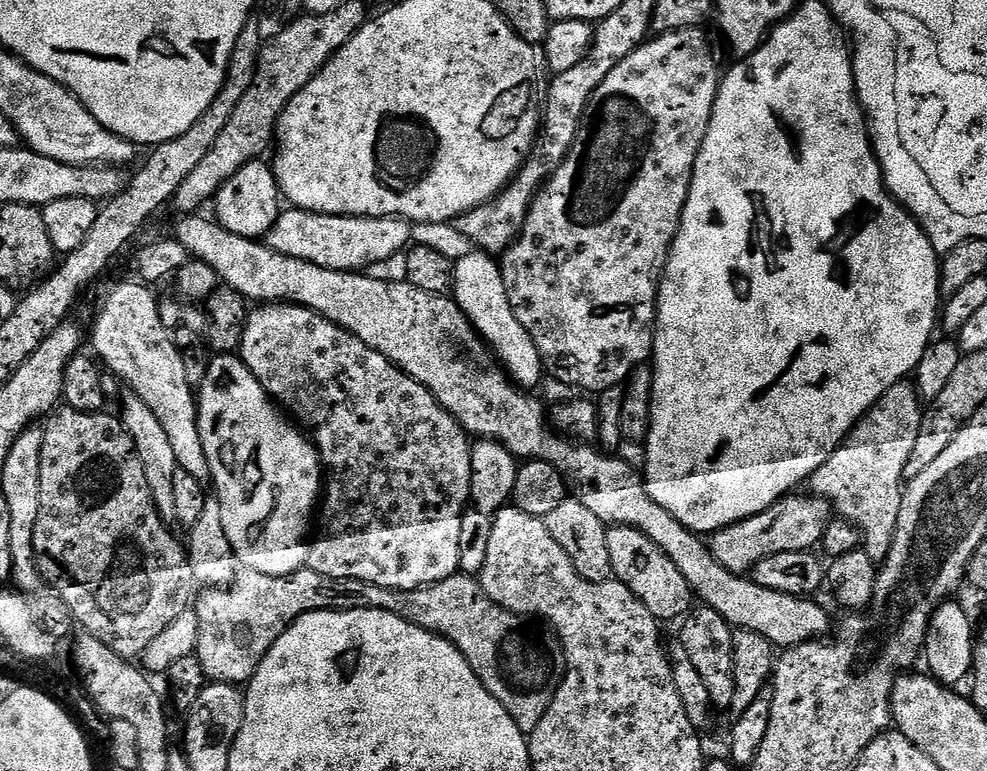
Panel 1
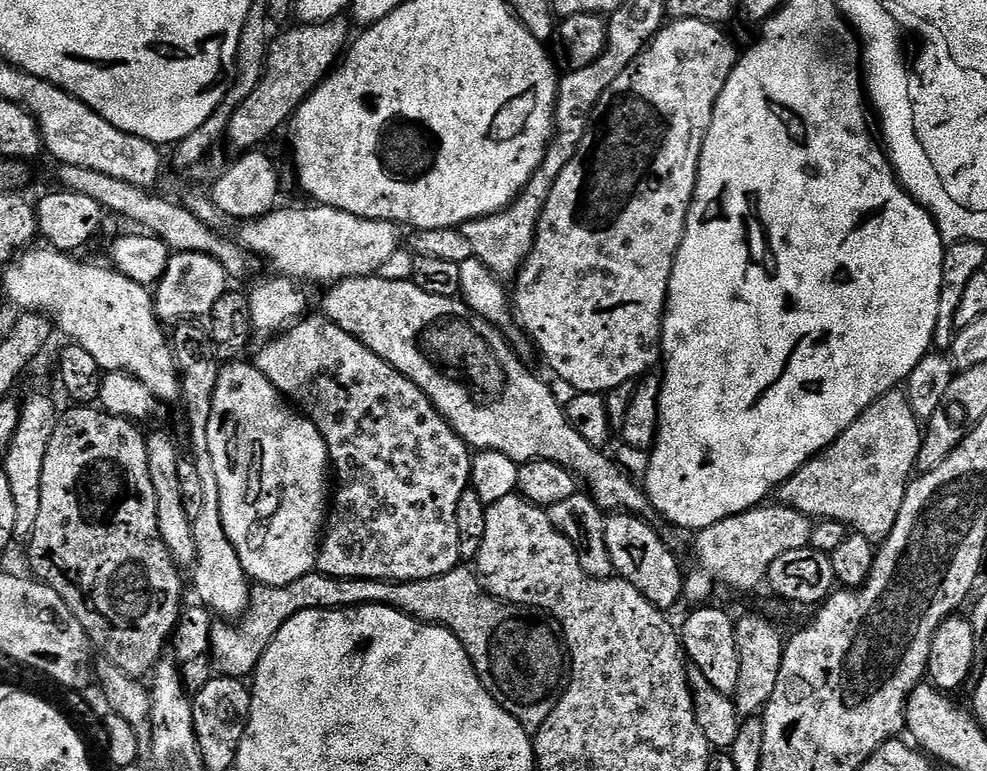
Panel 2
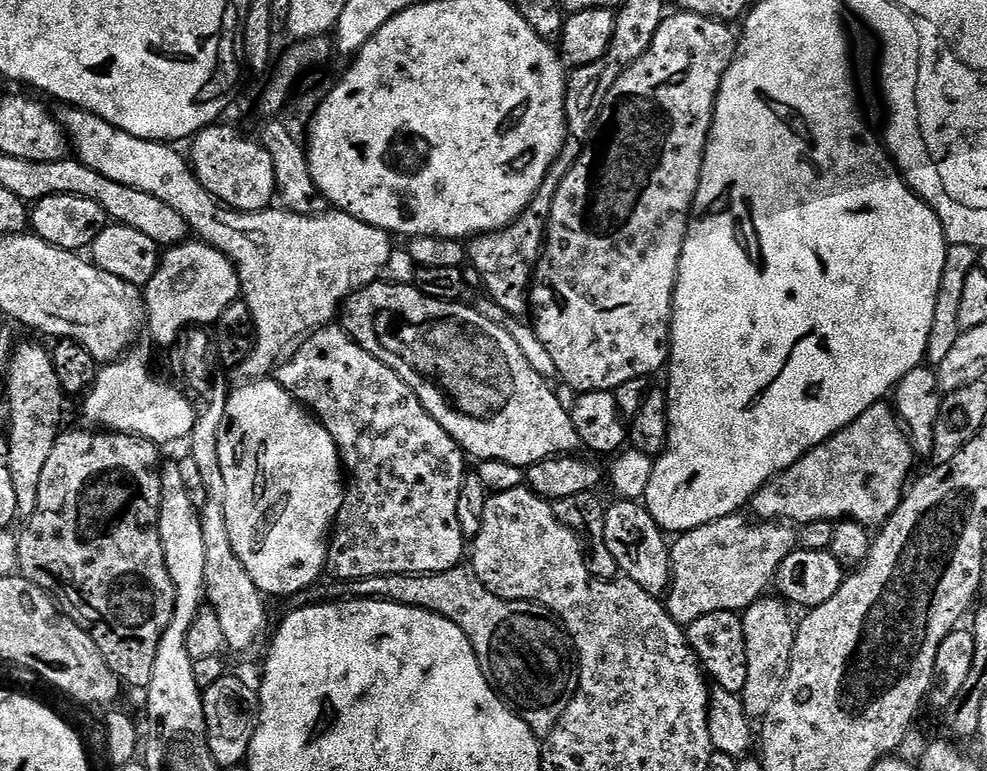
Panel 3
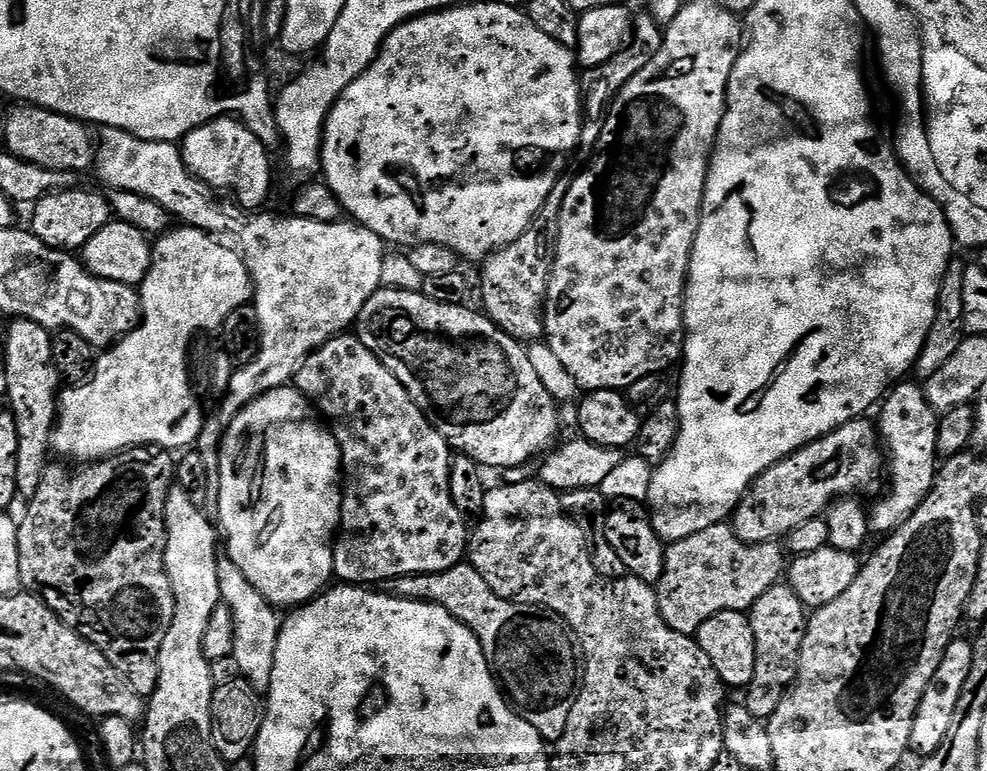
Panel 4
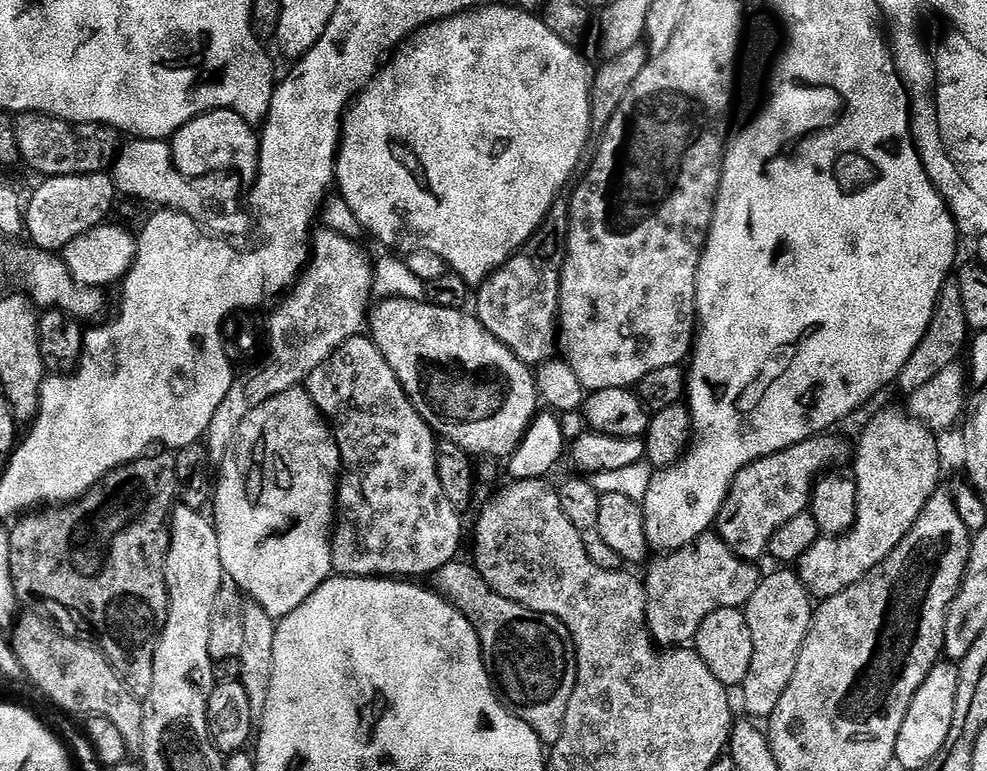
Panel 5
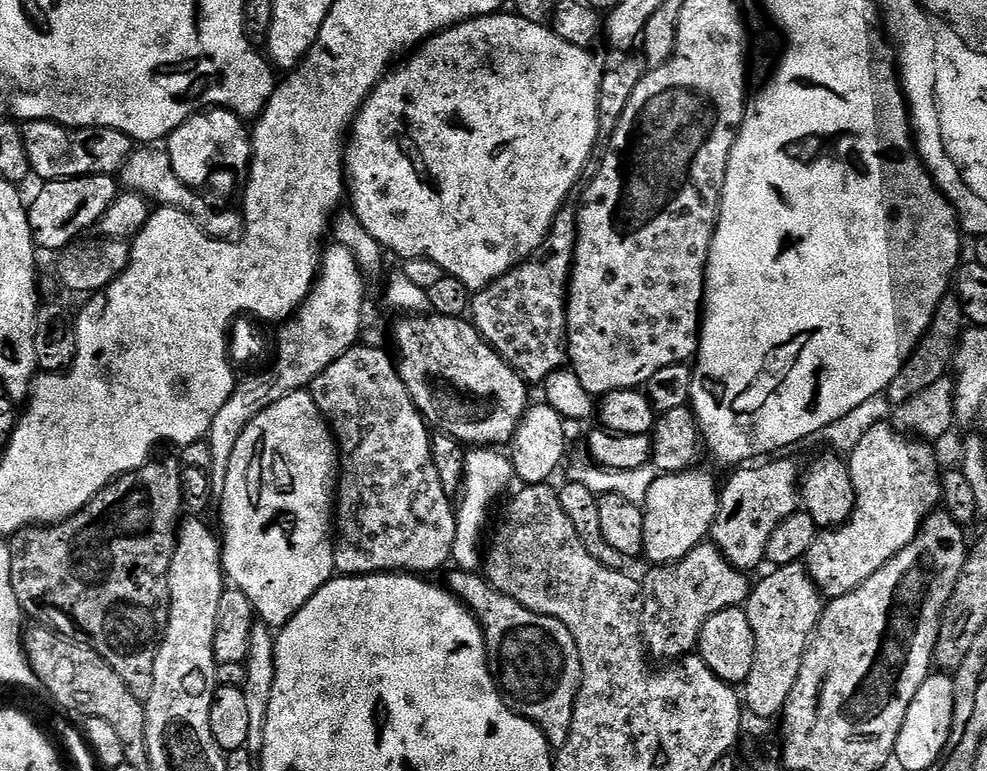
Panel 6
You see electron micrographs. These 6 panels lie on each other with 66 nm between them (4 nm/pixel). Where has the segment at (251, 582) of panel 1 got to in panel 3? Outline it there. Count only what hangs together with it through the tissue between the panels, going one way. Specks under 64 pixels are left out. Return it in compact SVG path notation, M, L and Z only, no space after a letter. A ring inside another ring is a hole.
M457 566L445 572L421 572L415 576L375 576L353 580L347 588L347 595L358 600L385 600L402 606L421 608L454 622L454 626L458 626L458 630L462 630L462 634L470 638L470 646L474 646L474 654L482 666L482 674L486 674L486 682L490 682L501 700L511 707L518 718L522 718L522 722L526 722L526 726L530 726L537 737L544 738L553 732L566 706L570 706L578 683L578 657L563 624L546 606L531 604L529 600L500 599L490 590L486 590L486 586L470 566Z

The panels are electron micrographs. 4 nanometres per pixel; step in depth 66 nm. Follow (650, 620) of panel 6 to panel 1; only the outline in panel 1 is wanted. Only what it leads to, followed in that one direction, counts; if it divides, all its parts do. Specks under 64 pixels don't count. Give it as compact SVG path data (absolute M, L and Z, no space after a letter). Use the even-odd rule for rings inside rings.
M789 494L783 500L762 510L762 514L754 514L742 522L711 533L710 547L714 558L718 558L718 562L722 562L726 570L748 574L754 565L762 562L762 558L815 549L821 543L828 524L834 519L834 509L818 495L796 495L800 494Z

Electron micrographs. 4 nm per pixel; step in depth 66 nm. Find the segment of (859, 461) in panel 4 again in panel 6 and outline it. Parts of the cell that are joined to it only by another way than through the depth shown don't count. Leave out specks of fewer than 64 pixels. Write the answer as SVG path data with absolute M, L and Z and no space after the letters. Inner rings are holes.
M772 458L755 466L737 467L728 485L725 488L723 485L720 492L720 505L710 536L735 568L749 570L760 563L764 564L770 536L784 519L790 518L801 507L802 468L792 460L780 459L784 458Z

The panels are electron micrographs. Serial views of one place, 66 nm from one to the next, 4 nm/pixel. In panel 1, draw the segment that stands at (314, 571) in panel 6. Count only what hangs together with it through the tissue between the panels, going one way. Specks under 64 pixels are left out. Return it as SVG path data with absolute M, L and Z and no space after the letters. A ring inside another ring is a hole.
M216 354L207 363L204 383L198 390L198 426L212 476L216 480L214 496L221 502L226 537L230 540L237 561L247 571L289 576L308 563L308 527L311 524L313 527L312 511L315 508L317 511L322 500L320 454L316 451L315 443L291 419L288 421L280 417L281 409L239 355Z

